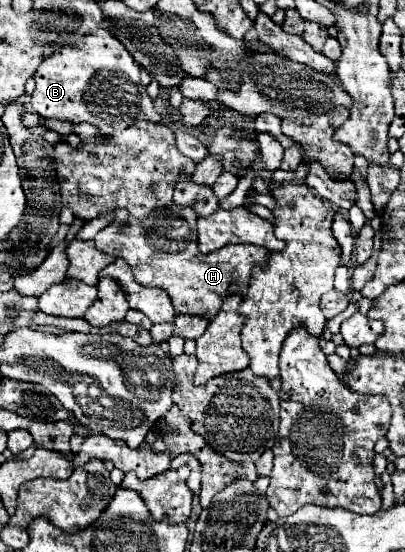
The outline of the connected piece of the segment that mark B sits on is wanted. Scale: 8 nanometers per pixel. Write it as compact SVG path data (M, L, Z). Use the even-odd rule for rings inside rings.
M105 28L85 34L75 44L55 50L55 54L41 62L35 72L31 104L41 118L57 118L71 124L89 122L101 130L125 130L137 120L161 120L139 80L139 66L135 66L125 46Z

